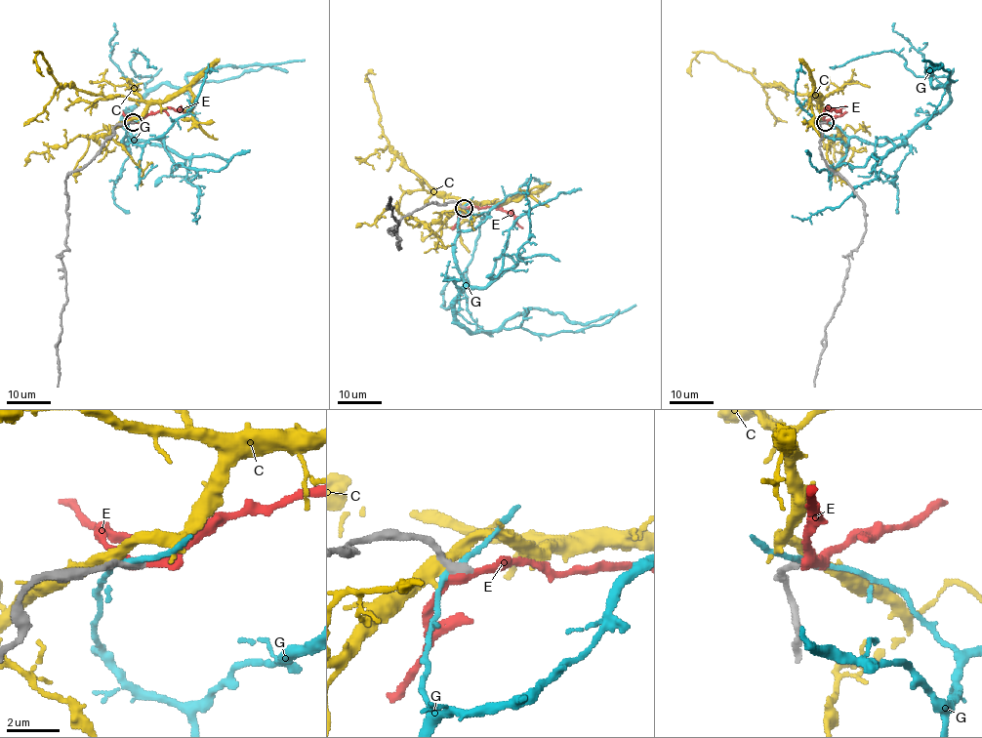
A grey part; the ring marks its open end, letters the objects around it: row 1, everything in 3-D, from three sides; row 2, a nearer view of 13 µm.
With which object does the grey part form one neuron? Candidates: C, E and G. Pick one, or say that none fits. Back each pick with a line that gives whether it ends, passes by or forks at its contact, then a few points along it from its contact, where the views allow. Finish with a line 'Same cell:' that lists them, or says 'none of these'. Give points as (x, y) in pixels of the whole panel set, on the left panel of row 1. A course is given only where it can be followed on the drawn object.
E: it passes by; it runs (132, 122), (168, 107), (184, 110), (190, 105)
Same cell: E

